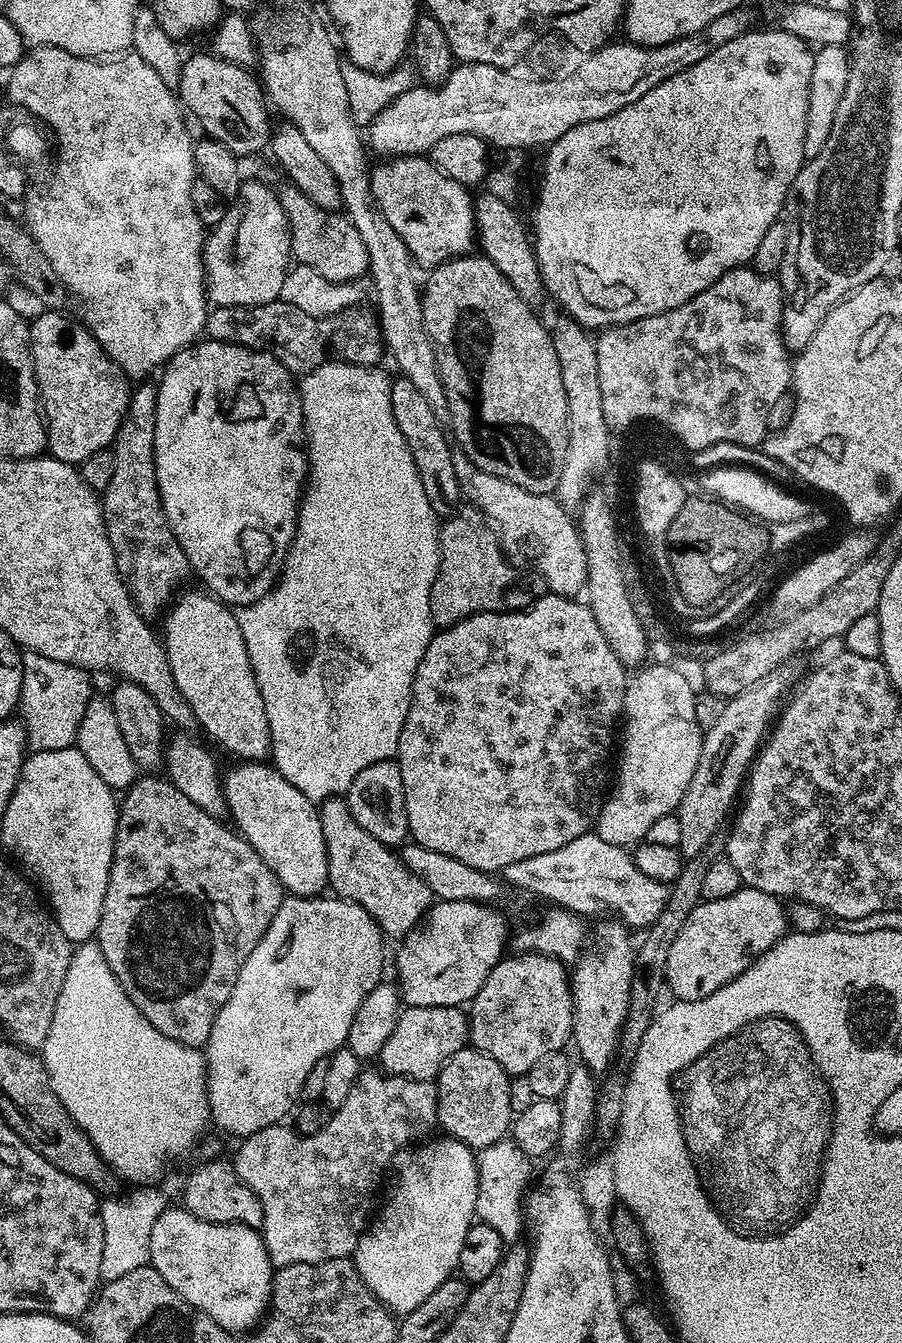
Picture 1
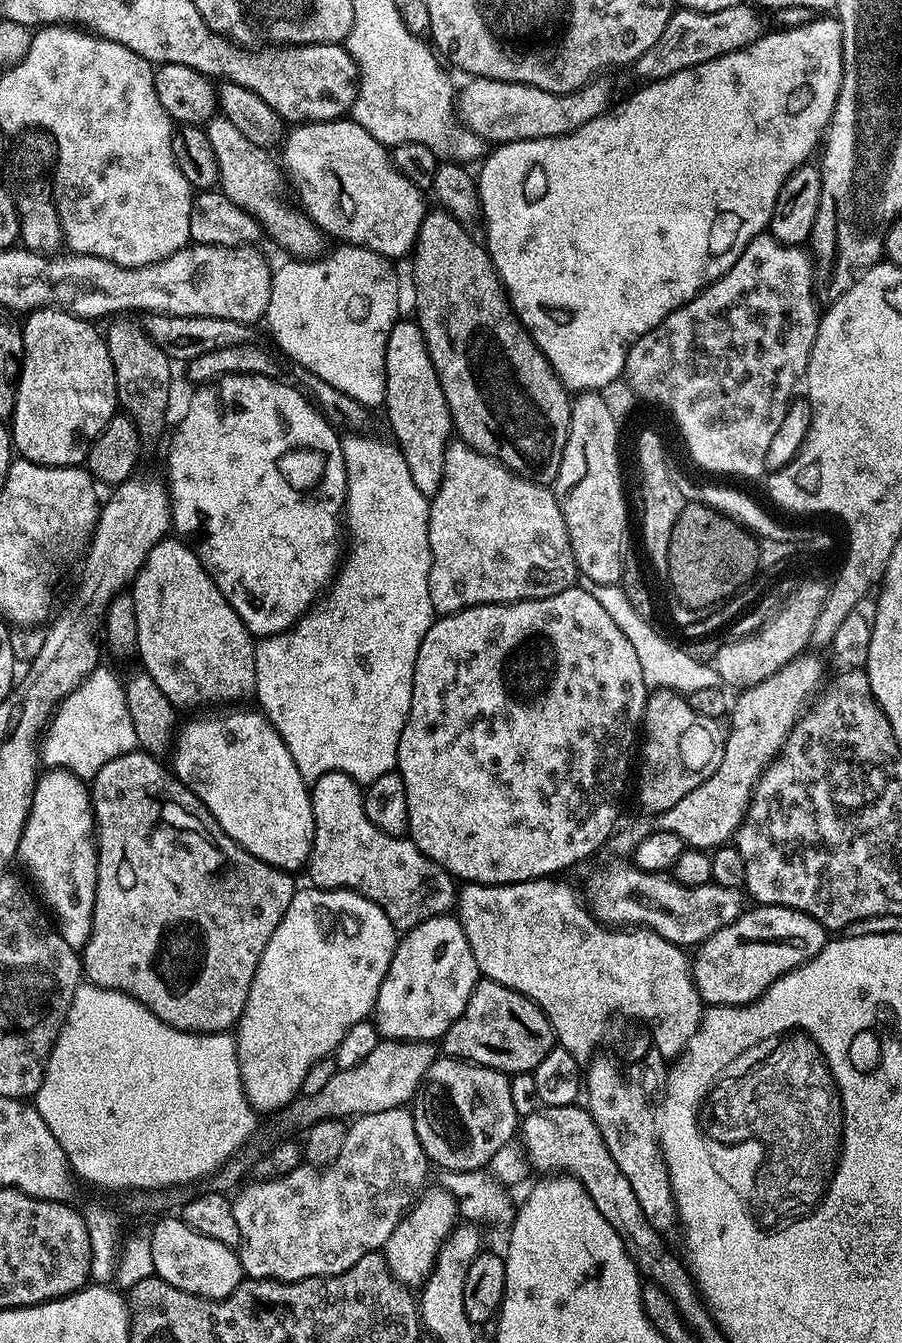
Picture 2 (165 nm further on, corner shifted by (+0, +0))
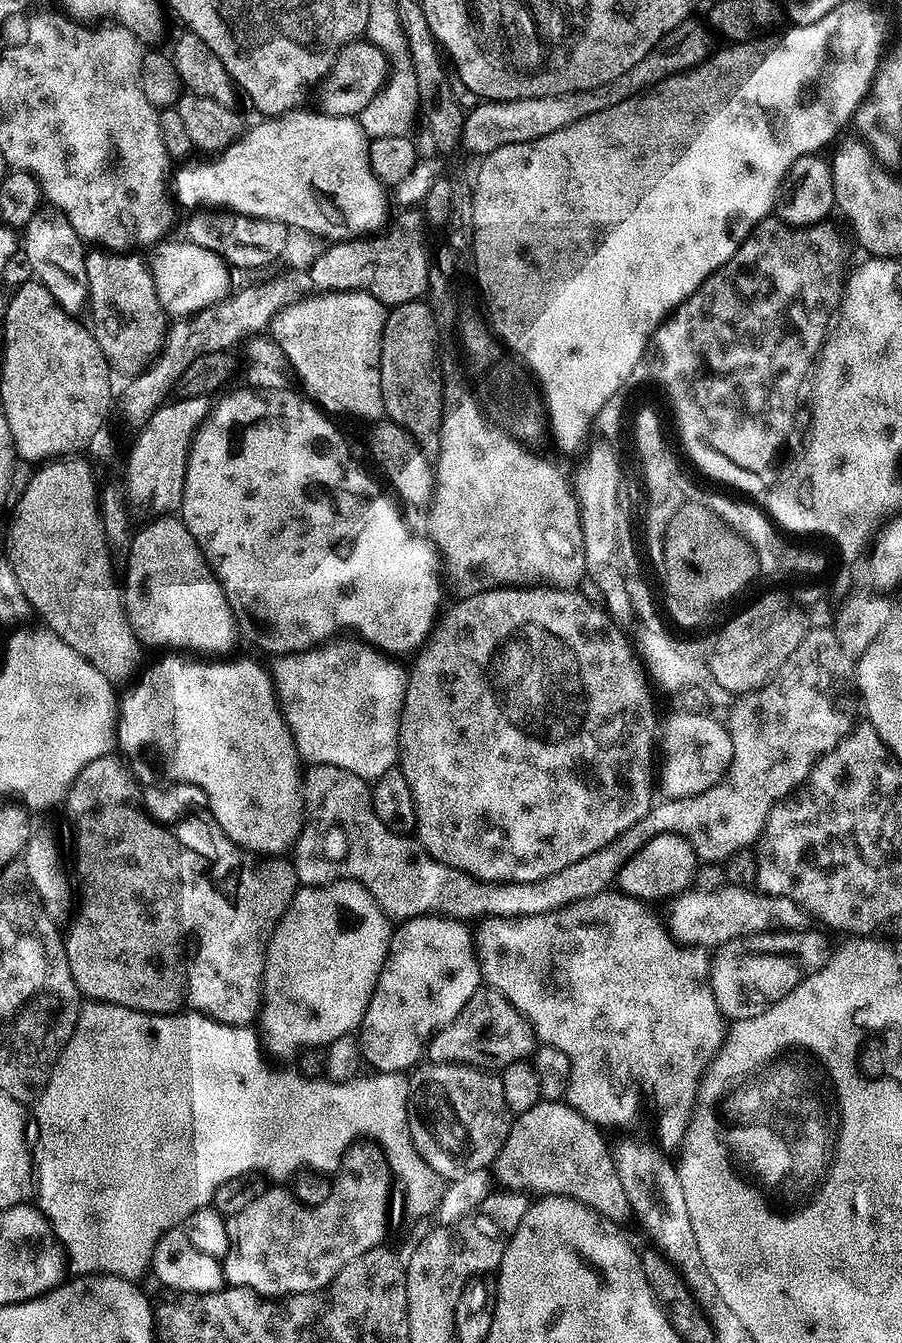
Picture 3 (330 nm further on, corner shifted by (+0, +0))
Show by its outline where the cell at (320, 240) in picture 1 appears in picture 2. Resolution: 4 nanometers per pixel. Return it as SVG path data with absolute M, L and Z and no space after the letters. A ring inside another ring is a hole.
M222 114L208 121L206 131L210 146L214 146L214 154L218 158L219 191L228 195L230 202L249 212L260 223L263 235L269 236L278 247L285 248L289 257L306 261L323 257L326 252L325 233L303 207L295 208L288 204L284 197L286 176L281 165L272 161L273 153L262 146L254 146L254 142L250 142L250 138L246 138L246 134L242 134L242 130L236 129L234 122Z

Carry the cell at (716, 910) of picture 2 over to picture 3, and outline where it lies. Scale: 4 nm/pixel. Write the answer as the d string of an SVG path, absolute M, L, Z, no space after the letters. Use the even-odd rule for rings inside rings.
M724 887L709 893L689 890L671 901L666 927L681 944L705 950L721 948L726 942L764 932L802 932L809 927L810 917L790 898L768 896L750 888Z

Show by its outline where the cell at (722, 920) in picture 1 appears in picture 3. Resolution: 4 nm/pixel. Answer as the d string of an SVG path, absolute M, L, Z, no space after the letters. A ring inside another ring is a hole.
M764 932L760 936L744 936L741 940L726 942L711 953L712 989L725 1021L735 1022L762 1014L778 1002L805 975L828 961L830 947L820 932Z

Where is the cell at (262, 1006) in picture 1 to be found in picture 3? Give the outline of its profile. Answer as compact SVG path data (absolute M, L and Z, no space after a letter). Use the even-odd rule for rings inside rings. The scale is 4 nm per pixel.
M336 880L332 884L325 884L323 886L297 887L294 898L286 910L286 914L280 920L279 924L277 924L272 935L272 941L268 944L268 957L264 963L264 998L258 1017L258 1028L262 1033L263 1047L273 1057L292 1055L292 1057L295 1057L303 1049L327 1046L330 1042L334 1042L338 1038L355 1033L359 1029L362 1018L366 1014L366 1006L374 994L374 986L378 982L384 961L388 959L389 939L390 921L388 917L384 915L376 899L358 881Z

